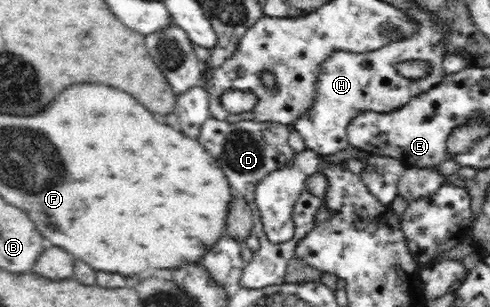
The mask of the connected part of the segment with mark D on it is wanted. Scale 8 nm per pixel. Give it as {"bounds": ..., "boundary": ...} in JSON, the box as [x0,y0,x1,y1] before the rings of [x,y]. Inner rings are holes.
{"bounds":[200,117,295,216],"boundary":[[[211,117],[202,124],[200,144],[218,160],[230,188],[245,196],[247,203],[257,216],[258,210],[254,202],[256,185],[268,174],[286,167],[295,156],[295,151],[288,144],[289,131],[286,125],[274,122],[241,121],[228,123]]]}

